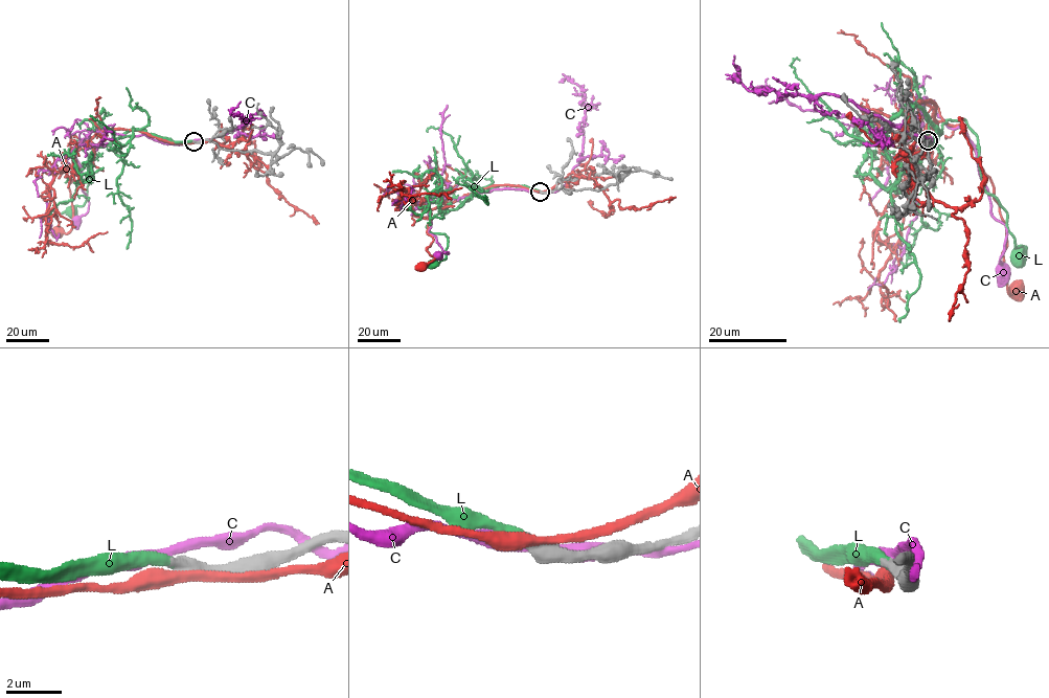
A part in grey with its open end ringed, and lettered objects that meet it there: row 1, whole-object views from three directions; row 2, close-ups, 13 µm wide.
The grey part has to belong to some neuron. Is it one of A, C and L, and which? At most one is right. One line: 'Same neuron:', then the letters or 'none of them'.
Same neuron: L

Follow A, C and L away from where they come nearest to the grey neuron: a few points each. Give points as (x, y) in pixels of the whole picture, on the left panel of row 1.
A: (195, 141), (108, 129), (82, 141), (75, 154), (78, 169), (69, 184), (72, 228), (58, 230)
C: (194, 140), (163, 143), (144, 134), (83, 130), (75, 156), (89, 202), (88, 210), (76, 221)
L: (194, 141), (173, 141), (130, 129), (103, 145), (76, 140), (90, 158), (92, 175), (85, 203), (71, 211)

